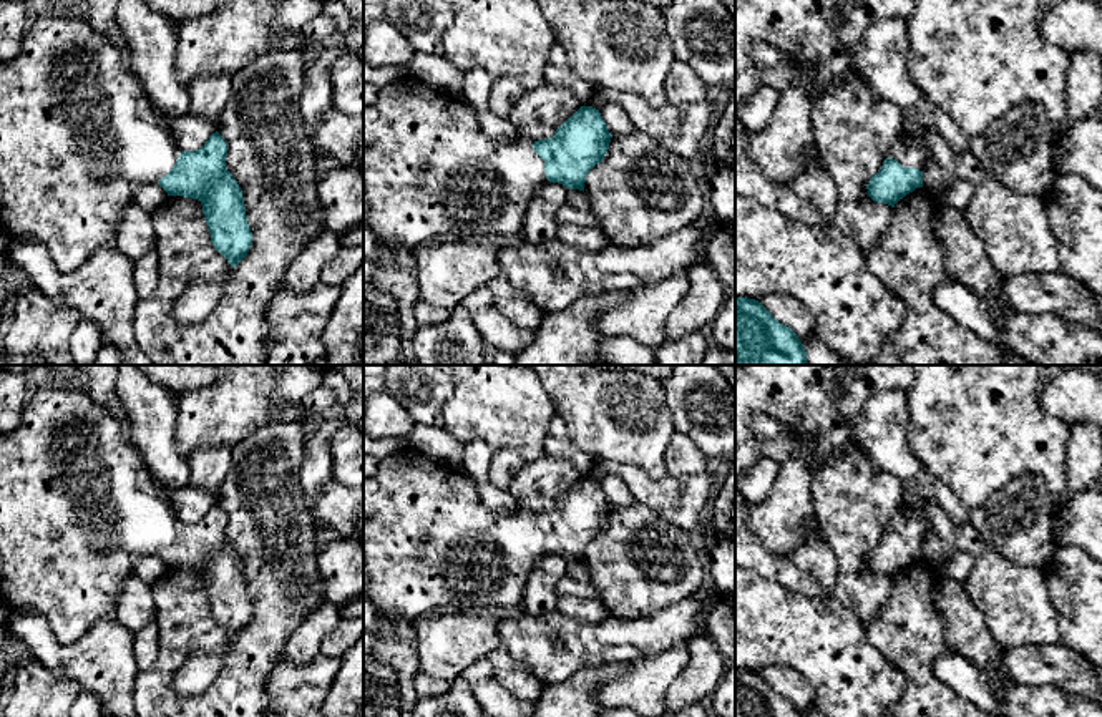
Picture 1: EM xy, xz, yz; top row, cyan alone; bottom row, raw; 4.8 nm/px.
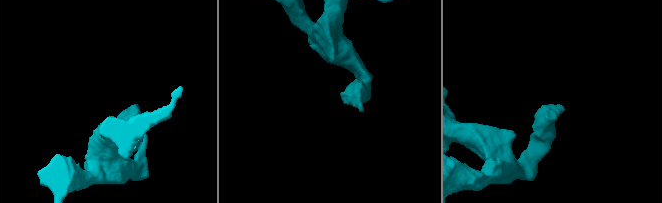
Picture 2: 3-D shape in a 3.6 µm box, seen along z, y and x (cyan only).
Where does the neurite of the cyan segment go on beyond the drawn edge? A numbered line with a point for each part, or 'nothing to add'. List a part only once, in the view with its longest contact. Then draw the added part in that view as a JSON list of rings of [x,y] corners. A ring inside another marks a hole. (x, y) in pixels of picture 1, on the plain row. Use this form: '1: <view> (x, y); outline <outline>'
1: xz (429, 541); outline [[[407,446],[378,461],[372,476],[363,476],[363,569],[367,598],[377,611],[413,622],[443,607],[510,607],[519,606],[524,584],[544,556],[544,533],[534,524],[533,513],[488,510],[461,470],[451,470]]]

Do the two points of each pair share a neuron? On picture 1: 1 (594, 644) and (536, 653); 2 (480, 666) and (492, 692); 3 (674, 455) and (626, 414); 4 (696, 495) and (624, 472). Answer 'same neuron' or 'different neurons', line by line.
1: same neuron
2: same neuron
3: different neurons
4: same neuron

